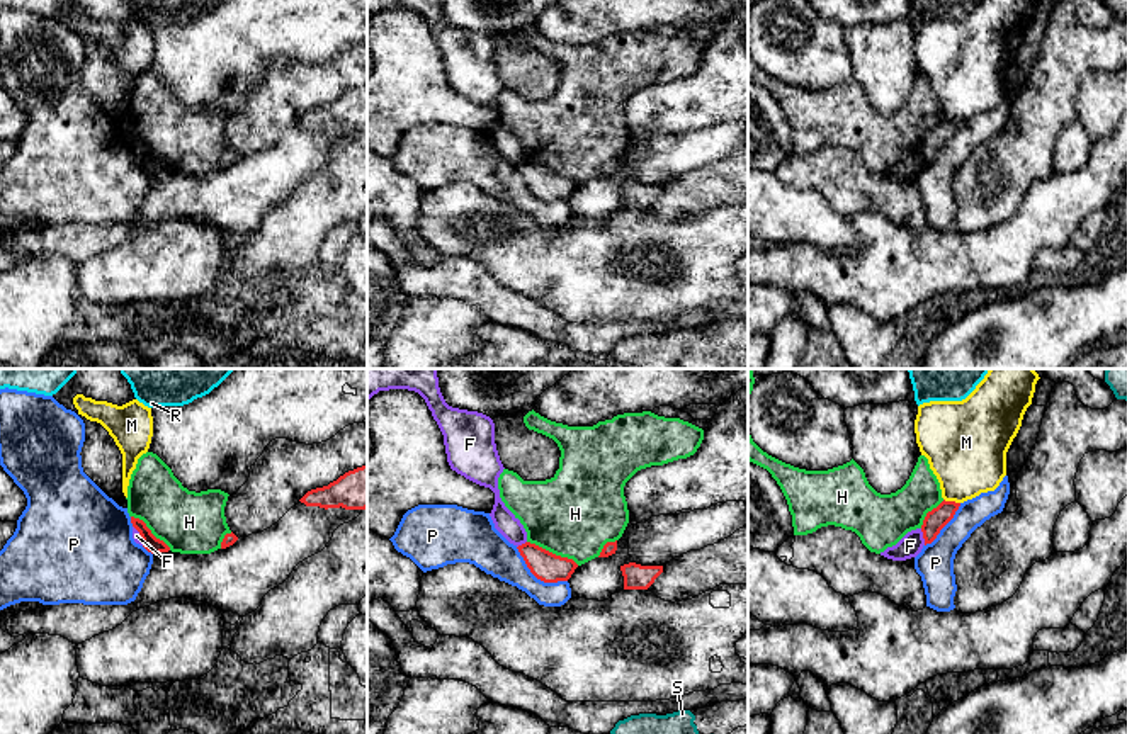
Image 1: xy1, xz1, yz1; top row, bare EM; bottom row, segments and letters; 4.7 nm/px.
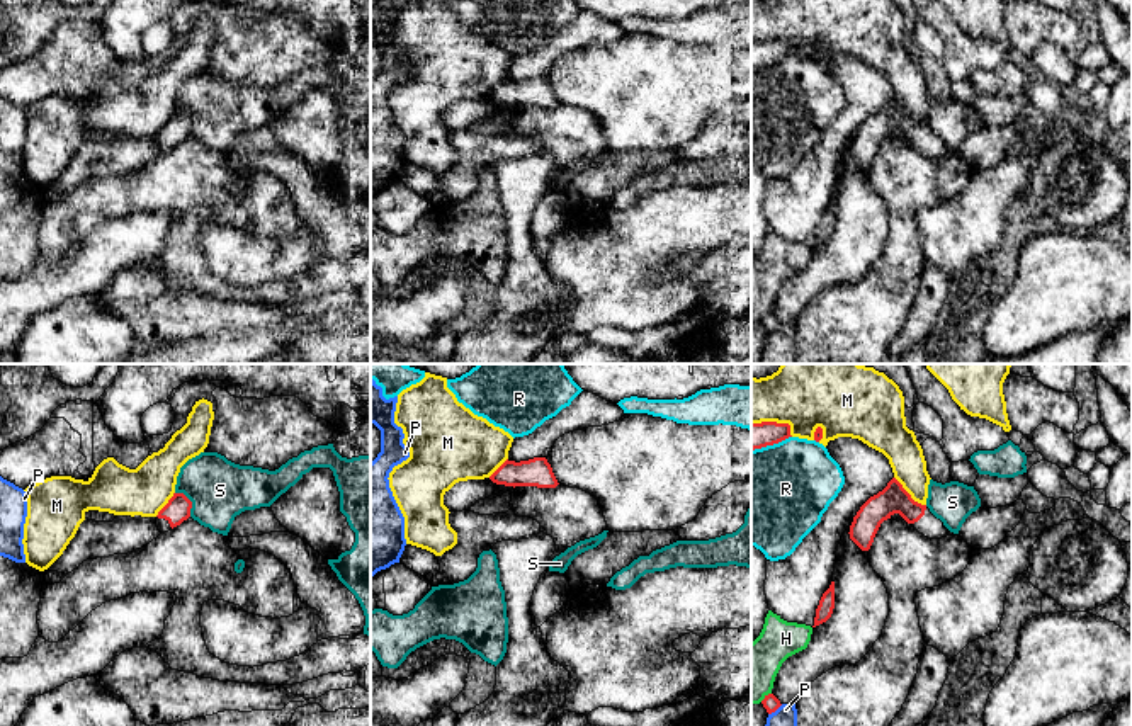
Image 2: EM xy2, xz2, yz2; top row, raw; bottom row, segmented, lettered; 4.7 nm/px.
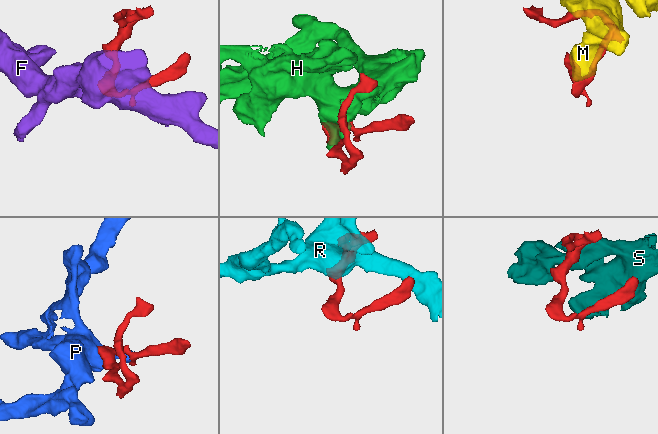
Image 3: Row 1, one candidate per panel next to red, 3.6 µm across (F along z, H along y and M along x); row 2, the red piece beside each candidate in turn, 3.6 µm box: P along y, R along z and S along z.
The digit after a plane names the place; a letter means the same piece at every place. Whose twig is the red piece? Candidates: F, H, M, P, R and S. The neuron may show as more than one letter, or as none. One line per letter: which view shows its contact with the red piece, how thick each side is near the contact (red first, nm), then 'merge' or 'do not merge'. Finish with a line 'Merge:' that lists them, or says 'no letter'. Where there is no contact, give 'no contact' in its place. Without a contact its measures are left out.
F: yz1 | 100/110 nm | do not merge
H: xz1 | 140/400 nm | do not merge
M: yz2 | 140/170 nm | do not merge
P: xz1 | 140/190 nm | do not merge
R: yz2 | 130/480 nm | do not merge
S: xy2 | 120/280 nm | do not merge
Merge: no letter

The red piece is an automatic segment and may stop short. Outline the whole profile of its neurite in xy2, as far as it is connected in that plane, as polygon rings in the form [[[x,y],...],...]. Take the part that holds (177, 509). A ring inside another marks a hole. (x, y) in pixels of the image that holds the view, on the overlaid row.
[[[173,493],[168,503],[156,515],[156,527],[161,534],[180,525],[190,517],[192,502],[184,493]]]

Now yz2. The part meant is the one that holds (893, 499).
[[[892,478],[882,491],[870,496],[860,507],[850,525],[850,539],[862,551],[869,551],[880,524],[894,513],[899,513],[928,539],[955,536],[930,512],[926,505],[914,502],[903,485]]]

